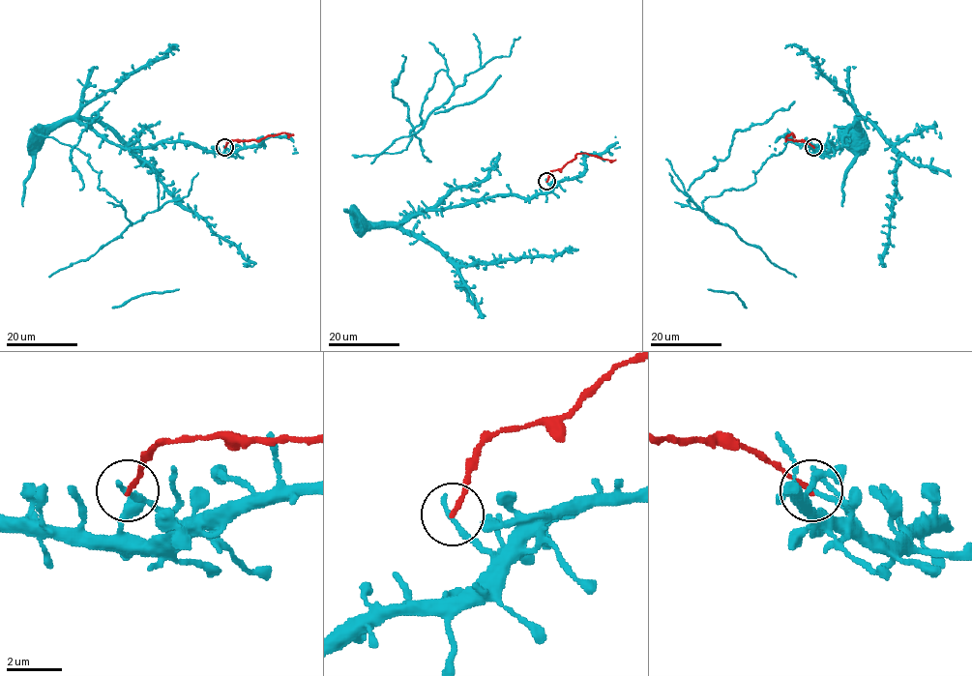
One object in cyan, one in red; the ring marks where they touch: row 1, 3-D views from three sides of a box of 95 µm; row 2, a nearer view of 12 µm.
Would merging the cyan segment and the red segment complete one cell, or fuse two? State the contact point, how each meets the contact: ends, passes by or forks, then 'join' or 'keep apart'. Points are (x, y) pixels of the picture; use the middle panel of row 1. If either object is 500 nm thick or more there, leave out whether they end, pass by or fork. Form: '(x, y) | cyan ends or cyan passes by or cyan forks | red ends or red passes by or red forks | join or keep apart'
(546, 181) | cyan ends | red ends | keep apart

